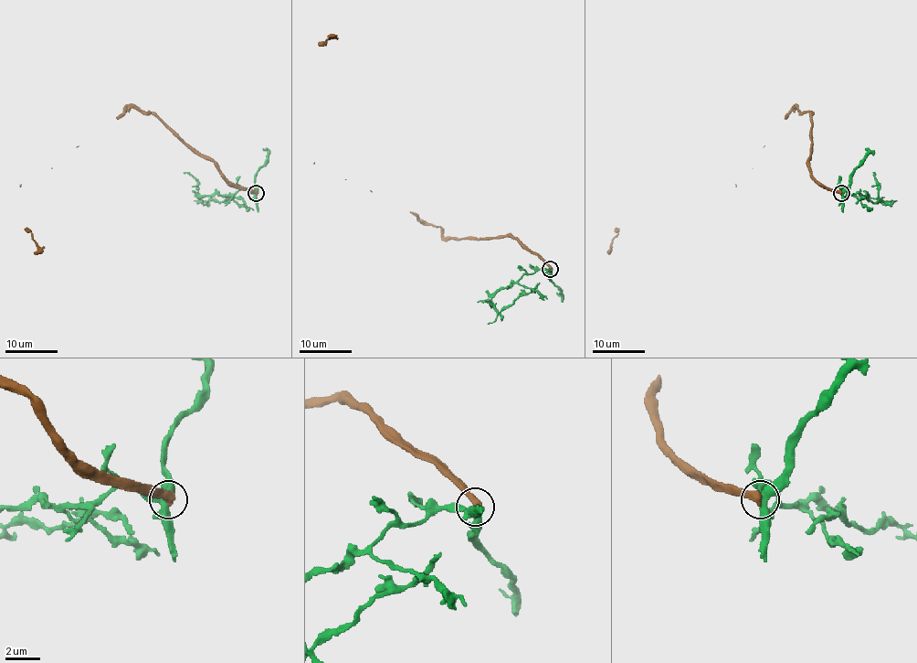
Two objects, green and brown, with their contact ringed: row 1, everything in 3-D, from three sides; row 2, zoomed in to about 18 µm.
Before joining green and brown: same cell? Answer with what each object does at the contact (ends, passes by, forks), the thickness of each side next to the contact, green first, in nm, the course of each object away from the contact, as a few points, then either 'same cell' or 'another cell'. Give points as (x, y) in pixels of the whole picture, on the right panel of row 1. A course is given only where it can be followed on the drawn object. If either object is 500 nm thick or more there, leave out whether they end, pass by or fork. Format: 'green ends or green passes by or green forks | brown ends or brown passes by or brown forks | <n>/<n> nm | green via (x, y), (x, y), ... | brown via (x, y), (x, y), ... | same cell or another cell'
green forks | brown ends | 360/440 nm | green via (841, 193), (843, 188), (847, 194), (876, 197), (874, 173) | brown via (841, 193), (825, 188), (811, 176), (811, 113), (795, 107), (735, 186), (618, 228), (608, 254) | another cell

